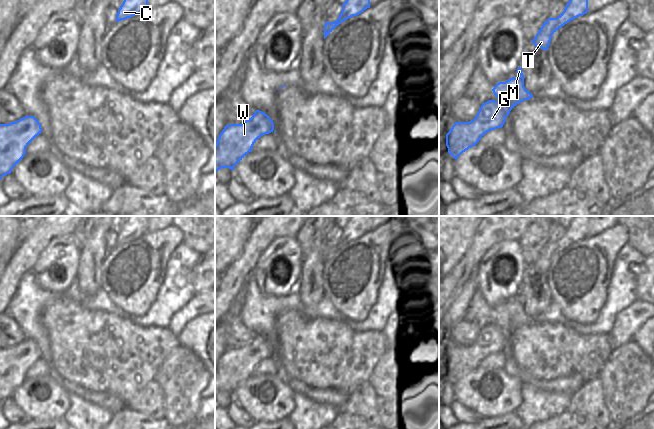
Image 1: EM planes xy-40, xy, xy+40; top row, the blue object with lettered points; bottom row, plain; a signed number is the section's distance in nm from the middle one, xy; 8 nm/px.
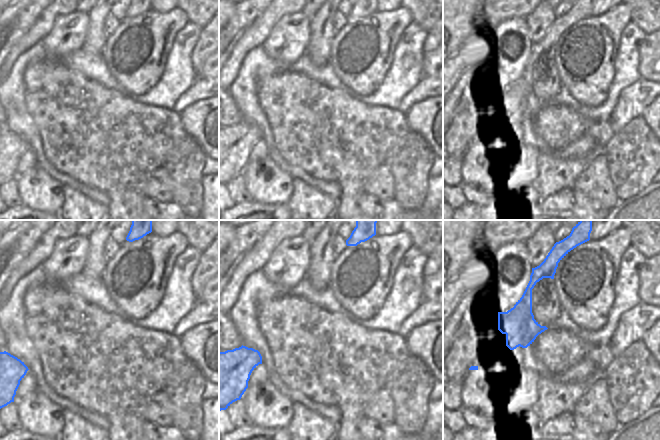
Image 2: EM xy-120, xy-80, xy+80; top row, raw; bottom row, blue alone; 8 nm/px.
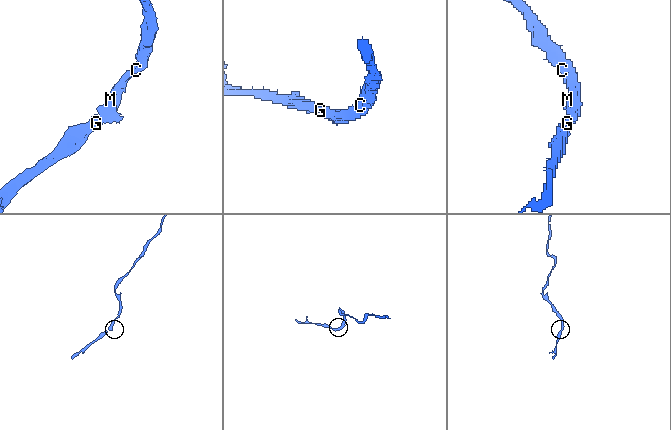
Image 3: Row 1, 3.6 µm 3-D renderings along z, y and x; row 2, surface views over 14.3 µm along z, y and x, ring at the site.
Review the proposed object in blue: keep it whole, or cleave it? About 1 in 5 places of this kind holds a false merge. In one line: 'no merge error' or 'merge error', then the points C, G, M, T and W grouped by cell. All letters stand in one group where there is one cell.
no merge error; C G M T W

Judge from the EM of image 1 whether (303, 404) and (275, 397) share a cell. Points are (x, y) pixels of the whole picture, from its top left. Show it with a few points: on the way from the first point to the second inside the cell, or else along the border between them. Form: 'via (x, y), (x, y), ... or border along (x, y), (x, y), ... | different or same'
border along (294, 394), (294, 408), (287, 417) | different

